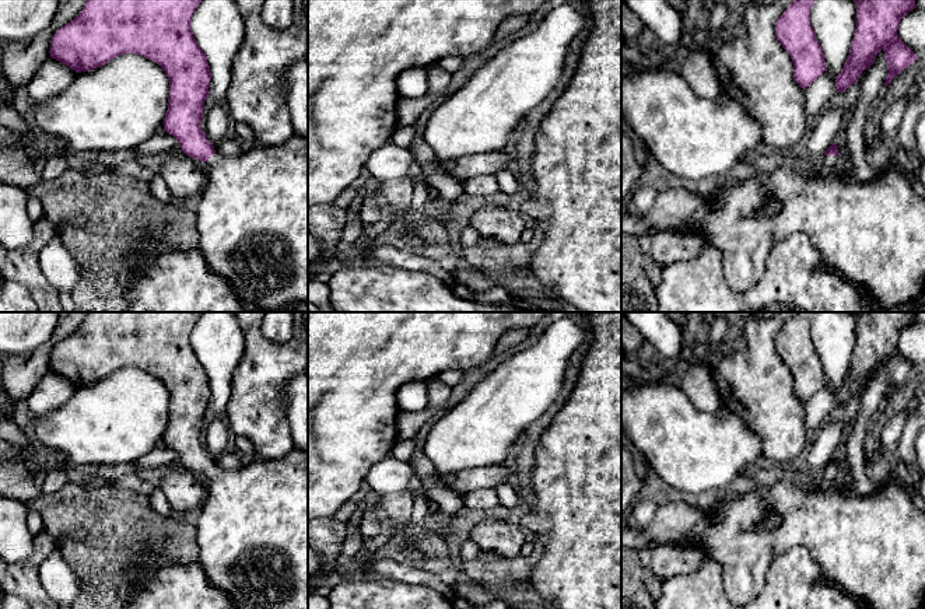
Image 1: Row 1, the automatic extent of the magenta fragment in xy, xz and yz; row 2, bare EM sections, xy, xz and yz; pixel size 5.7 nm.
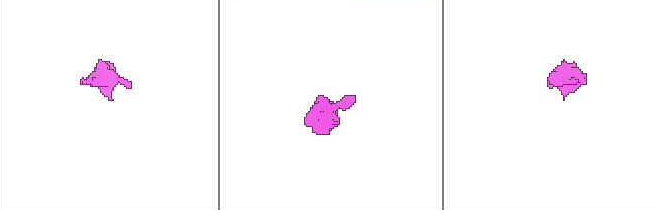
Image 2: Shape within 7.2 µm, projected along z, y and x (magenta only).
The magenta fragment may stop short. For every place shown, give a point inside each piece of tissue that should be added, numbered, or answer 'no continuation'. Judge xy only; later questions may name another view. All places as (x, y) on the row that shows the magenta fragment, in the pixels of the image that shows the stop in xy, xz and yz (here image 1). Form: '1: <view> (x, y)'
1: xy (252, 219)

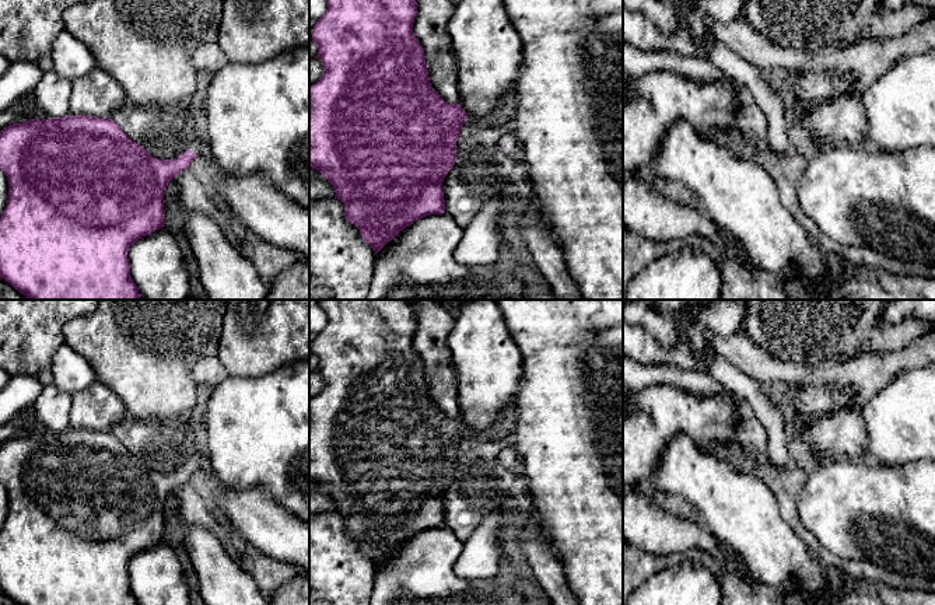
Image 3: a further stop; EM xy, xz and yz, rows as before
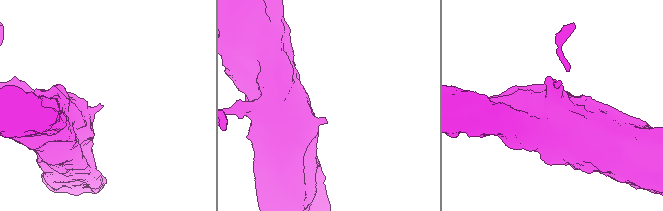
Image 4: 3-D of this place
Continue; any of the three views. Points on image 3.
1: xy (198, 146)

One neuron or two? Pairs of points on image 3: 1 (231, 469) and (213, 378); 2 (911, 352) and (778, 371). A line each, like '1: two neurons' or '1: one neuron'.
1: two neurons
2: one neuron

